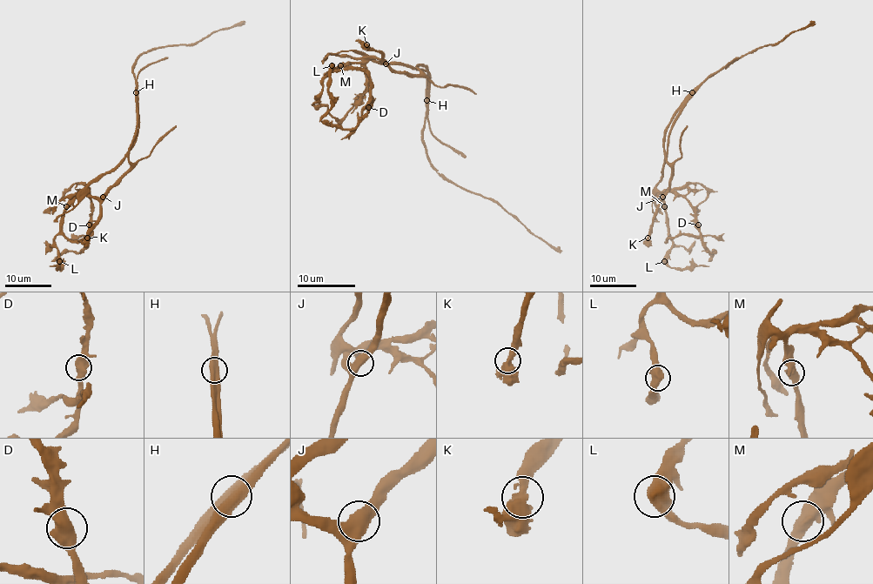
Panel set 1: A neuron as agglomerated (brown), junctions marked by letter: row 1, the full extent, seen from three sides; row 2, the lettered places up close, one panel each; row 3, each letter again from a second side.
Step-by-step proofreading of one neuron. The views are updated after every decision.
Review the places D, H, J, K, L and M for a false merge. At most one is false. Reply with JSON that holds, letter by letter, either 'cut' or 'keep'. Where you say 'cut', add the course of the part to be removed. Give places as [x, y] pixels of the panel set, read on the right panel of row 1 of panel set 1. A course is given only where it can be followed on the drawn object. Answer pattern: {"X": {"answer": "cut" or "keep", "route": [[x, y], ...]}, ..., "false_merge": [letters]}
{"D": {"answer": "keep"}, "H": {"answer": "cut", "route": [[692, 92], [665, 134], [670, 187], [658, 196], [679, 193], [695, 210], [702, 244], [715, 251], [708, 261]]}, "J": {"answer": "keep"}, "K": {"answer": "keep"}, "L": {"answer": "keep"}, "M": {"answer": "keep"}, "false_merge": ["H"]}

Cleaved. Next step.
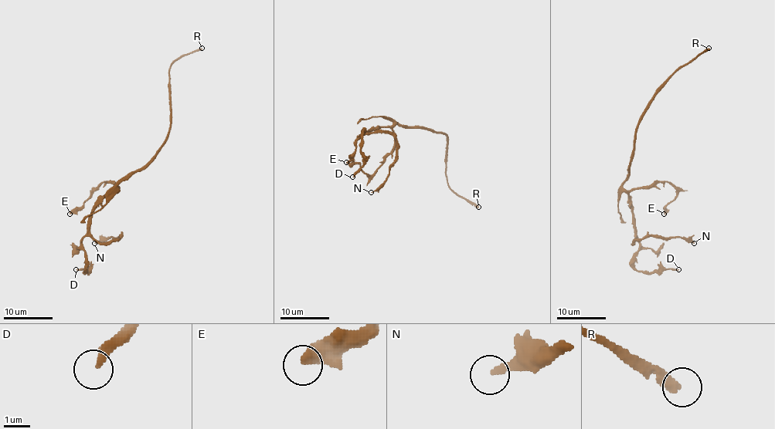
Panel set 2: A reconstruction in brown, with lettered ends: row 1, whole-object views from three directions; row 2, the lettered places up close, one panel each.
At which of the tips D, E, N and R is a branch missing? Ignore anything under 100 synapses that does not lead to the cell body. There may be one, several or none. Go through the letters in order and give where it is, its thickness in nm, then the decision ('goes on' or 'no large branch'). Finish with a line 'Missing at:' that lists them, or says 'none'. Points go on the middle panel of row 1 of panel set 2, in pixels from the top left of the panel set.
D: place (352, 177); calibre 240 nm; no large branch
E: place (346, 162); calibre 440 nm; no large branch
N: place (371, 192); calibre 190 nm; no large branch
R: place (478, 207); calibre 360 nm; goes on
Missing at: R

